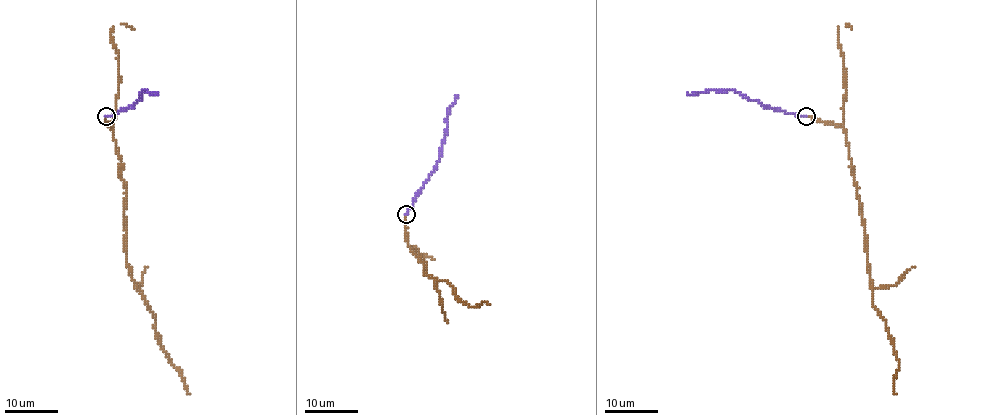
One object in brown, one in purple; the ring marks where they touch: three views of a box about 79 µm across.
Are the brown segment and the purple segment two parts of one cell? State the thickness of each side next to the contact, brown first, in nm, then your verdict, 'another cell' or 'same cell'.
200 nm thick on the brown side, 180 nm on the other; same cell

